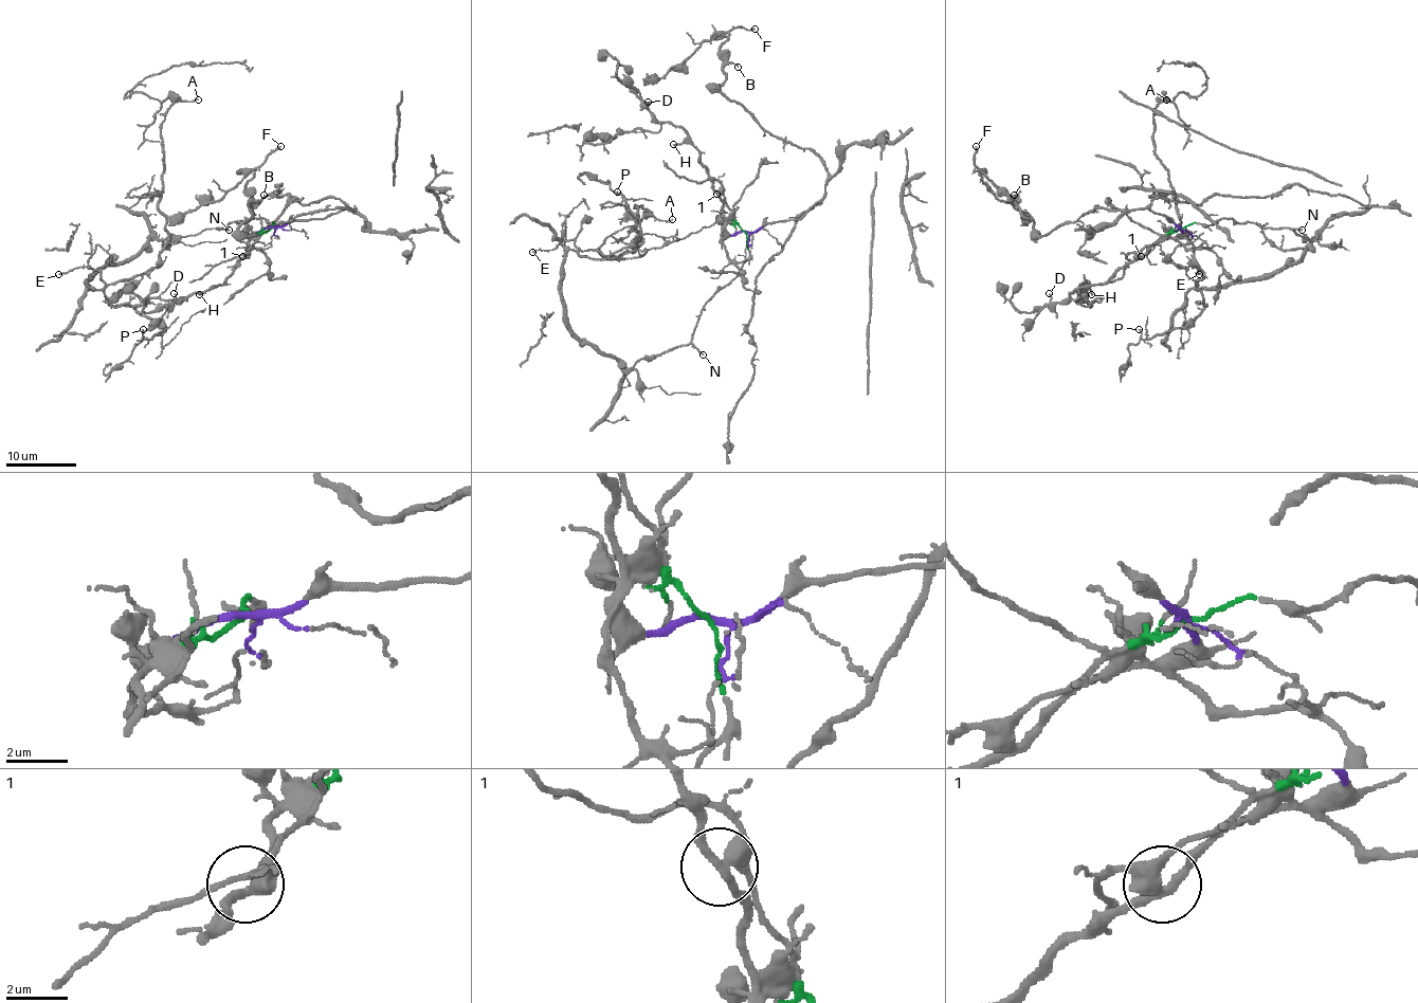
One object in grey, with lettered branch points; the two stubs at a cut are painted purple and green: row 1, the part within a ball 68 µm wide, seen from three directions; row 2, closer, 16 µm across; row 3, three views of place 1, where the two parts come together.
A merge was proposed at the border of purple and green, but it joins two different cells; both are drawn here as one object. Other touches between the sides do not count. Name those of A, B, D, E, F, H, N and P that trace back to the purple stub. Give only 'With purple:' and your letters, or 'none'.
With purple: B, D, F, H

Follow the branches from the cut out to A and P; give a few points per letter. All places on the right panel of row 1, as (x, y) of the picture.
A: (1180, 228), (1220, 219), (1314, 240), (1268, 275), (1197, 290), (1194, 245), (1155, 153), (1153, 110), (1165, 99)
P: (1180, 228), (1220, 219), (1314, 240), (1262, 277), (1197, 290), (1206, 306), (1181, 329), (1144, 340), (1139, 329)

